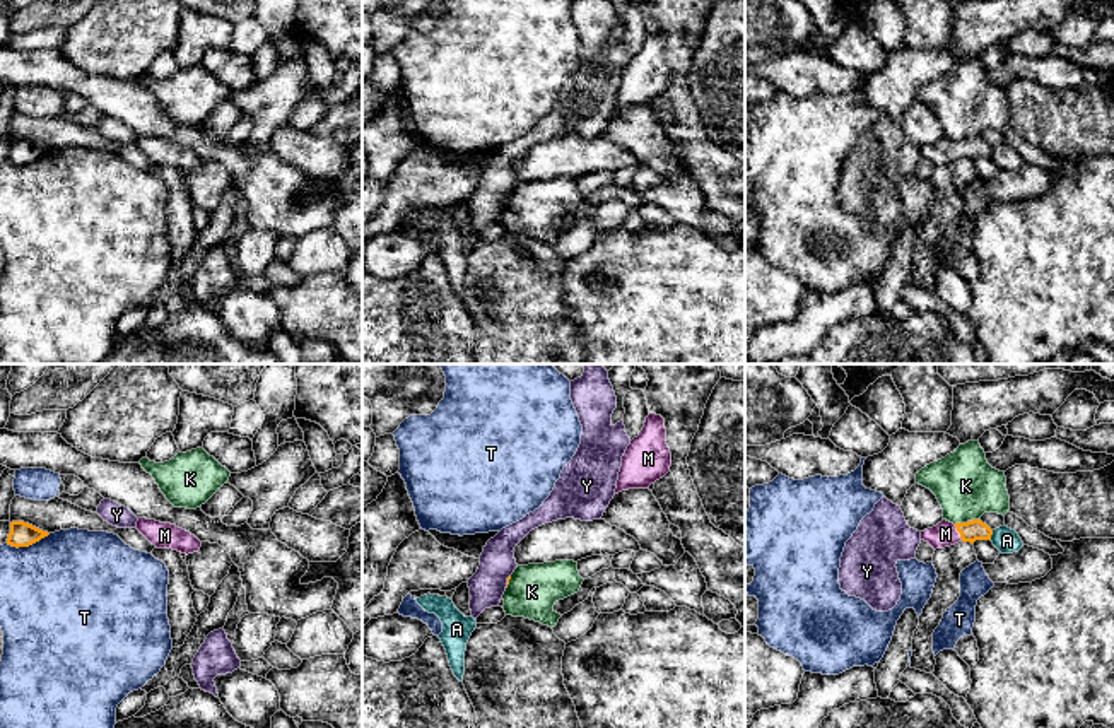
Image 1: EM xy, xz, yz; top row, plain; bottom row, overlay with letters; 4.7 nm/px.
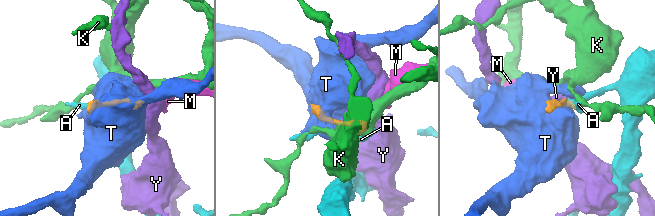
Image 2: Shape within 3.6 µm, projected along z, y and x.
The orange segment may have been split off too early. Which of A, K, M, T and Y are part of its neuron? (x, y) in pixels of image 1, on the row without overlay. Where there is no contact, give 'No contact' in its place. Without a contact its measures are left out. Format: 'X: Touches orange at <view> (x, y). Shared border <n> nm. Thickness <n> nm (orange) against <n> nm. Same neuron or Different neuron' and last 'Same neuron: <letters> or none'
A: Touches orange at yz (991, 151). Shared border 50 nm. Thickness 100 nm (orange) against 120 nm. Different neuron
K: Touches orange at yz (967, 139). Shared border 130 nm. Thickness 100 nm (orange) against 300 nm. Different neuron
M: Touches orange at yz (959, 149). Shared border 90 nm. Thickness 100 nm (orange) against 120 nm. Same neuron
T: Touches orange at xy (28, 163). Shared border 220 nm. Thickness 110 nm (orange) against 500 nm. Different neuron
Y: Touches orange at xz (508, 199). Shared border 70 nm. Thickness 20 nm (orange) against 170 nm. Different neuron
Same neuron: M

